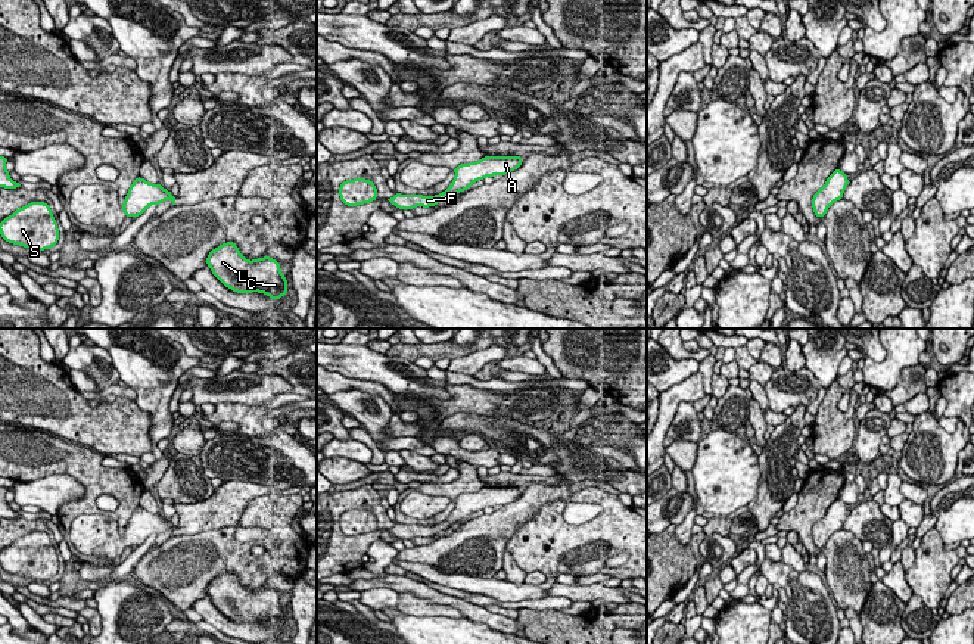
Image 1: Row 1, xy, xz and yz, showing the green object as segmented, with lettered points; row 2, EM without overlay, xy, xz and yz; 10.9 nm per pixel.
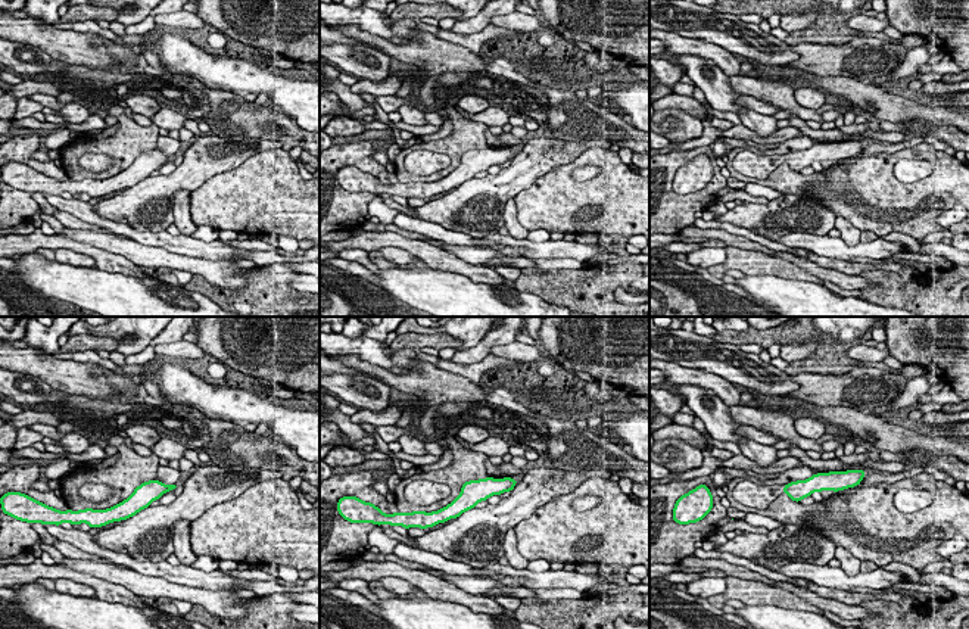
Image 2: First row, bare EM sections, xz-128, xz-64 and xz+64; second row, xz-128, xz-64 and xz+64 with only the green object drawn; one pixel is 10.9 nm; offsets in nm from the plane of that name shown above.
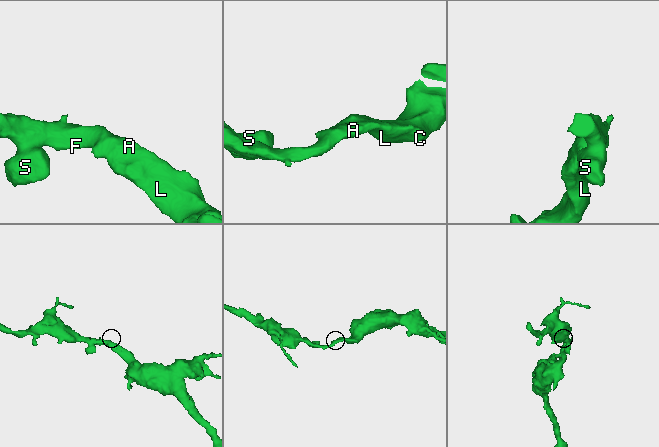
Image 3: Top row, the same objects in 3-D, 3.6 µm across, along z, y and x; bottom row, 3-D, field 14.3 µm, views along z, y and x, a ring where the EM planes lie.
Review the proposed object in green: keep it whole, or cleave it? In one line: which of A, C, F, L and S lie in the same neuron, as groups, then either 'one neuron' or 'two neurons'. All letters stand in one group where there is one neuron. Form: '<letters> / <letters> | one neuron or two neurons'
A C F L S | one neuron

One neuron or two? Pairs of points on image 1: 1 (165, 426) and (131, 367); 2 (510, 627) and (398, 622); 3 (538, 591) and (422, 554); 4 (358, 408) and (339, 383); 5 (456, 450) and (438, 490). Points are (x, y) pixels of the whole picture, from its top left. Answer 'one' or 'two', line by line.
1: one
2: two
3: two
4: two
5: two

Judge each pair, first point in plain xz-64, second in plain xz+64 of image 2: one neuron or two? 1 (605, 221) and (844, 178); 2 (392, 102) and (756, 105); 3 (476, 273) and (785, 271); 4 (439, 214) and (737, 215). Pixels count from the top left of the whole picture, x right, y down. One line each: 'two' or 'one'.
1: one
2: one
3: two
4: one

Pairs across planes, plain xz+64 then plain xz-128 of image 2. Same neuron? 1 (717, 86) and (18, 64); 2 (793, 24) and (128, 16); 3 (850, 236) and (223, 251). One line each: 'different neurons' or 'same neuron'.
1: same neuron
2: different neurons
3: different neurons

